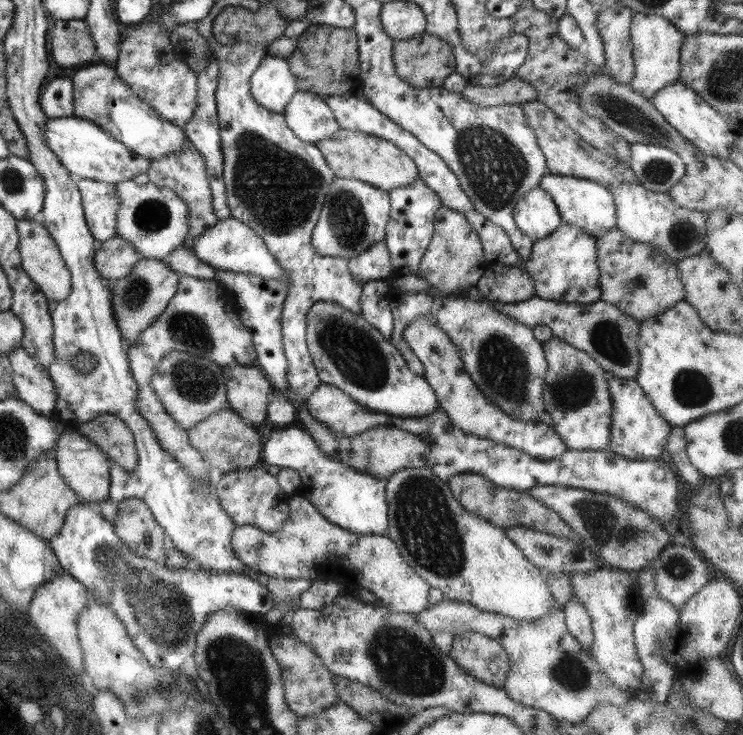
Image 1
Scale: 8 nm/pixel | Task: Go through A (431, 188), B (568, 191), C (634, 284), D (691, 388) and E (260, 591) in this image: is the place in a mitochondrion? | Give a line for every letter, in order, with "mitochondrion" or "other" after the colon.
A: other
B: other
C: mitochondrion
D: mitochondrion
E: other

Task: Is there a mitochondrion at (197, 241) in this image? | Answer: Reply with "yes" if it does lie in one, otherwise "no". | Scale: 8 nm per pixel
no

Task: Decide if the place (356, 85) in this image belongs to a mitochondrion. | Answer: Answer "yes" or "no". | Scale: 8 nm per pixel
no

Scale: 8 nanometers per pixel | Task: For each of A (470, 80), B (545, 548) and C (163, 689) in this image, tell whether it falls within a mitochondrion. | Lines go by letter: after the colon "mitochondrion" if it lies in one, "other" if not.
A: other
B: mitochondrion
C: mitochondrion

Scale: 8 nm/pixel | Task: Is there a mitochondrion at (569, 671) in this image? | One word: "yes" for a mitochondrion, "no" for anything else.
yes

